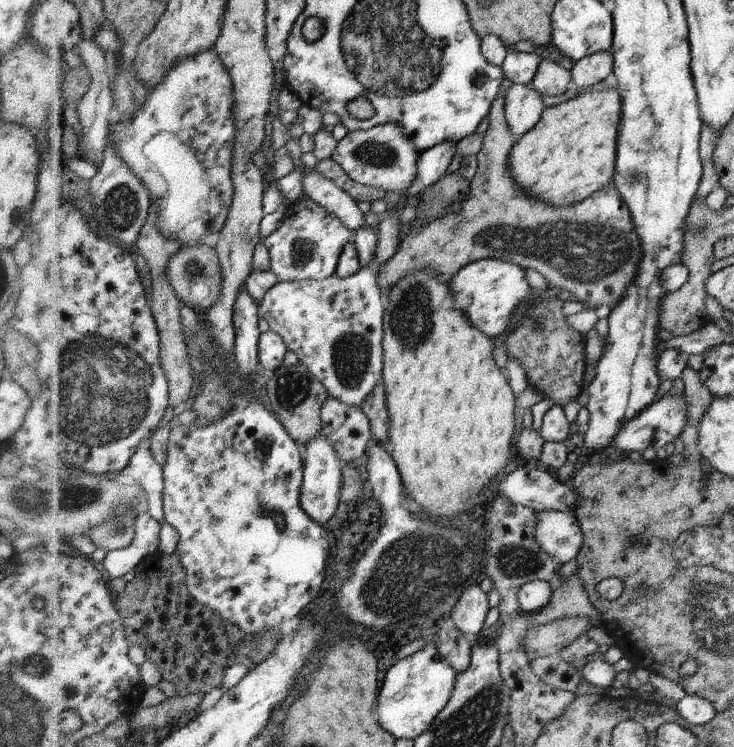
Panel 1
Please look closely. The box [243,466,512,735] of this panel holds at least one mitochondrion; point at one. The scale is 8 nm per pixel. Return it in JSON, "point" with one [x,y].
{"point":[412,571]}

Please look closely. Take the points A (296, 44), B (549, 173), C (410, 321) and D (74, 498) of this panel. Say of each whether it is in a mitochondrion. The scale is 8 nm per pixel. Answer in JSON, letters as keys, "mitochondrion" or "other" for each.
{"A":"other","B":"other","C":"mitochondrion","D":"mitochondrion"}

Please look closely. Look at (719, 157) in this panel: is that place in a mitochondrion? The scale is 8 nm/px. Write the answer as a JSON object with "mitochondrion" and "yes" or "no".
{"mitochondrion":"no"}

